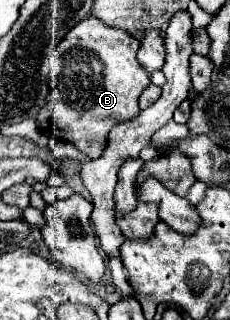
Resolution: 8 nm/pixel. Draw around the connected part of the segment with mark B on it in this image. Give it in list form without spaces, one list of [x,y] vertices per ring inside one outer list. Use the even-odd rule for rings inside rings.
[[[89,16],[81,20],[75,28],[71,28],[65,38],[59,42],[59,46],[51,52],[51,92],[47,96],[47,104],[37,114],[37,126],[47,136],[55,136],[61,140],[73,142],[81,152],[85,152],[91,160],[101,156],[107,134],[115,124],[121,124],[125,120],[131,120],[133,116],[139,116],[139,96],[149,86],[149,74],[141,68],[137,62],[137,50],[139,40],[131,36],[125,30],[117,30],[107,26],[105,22],[97,20],[95,16]]]

